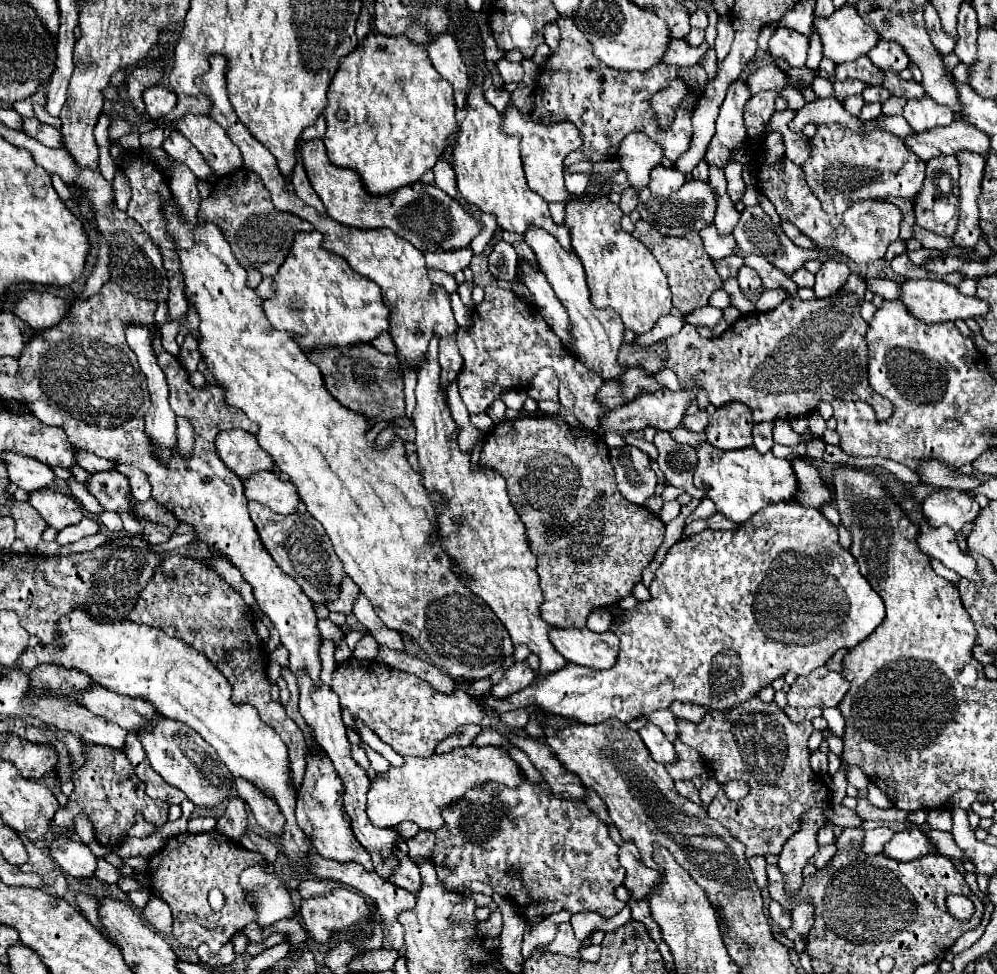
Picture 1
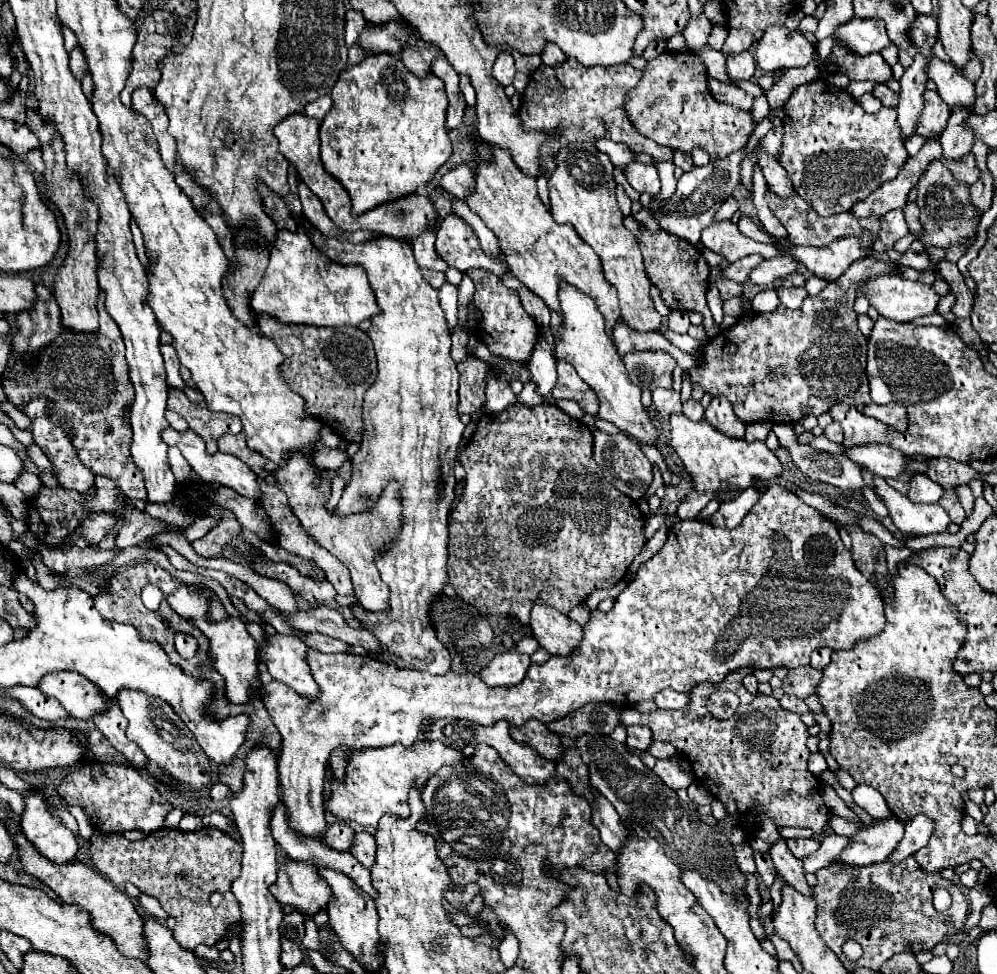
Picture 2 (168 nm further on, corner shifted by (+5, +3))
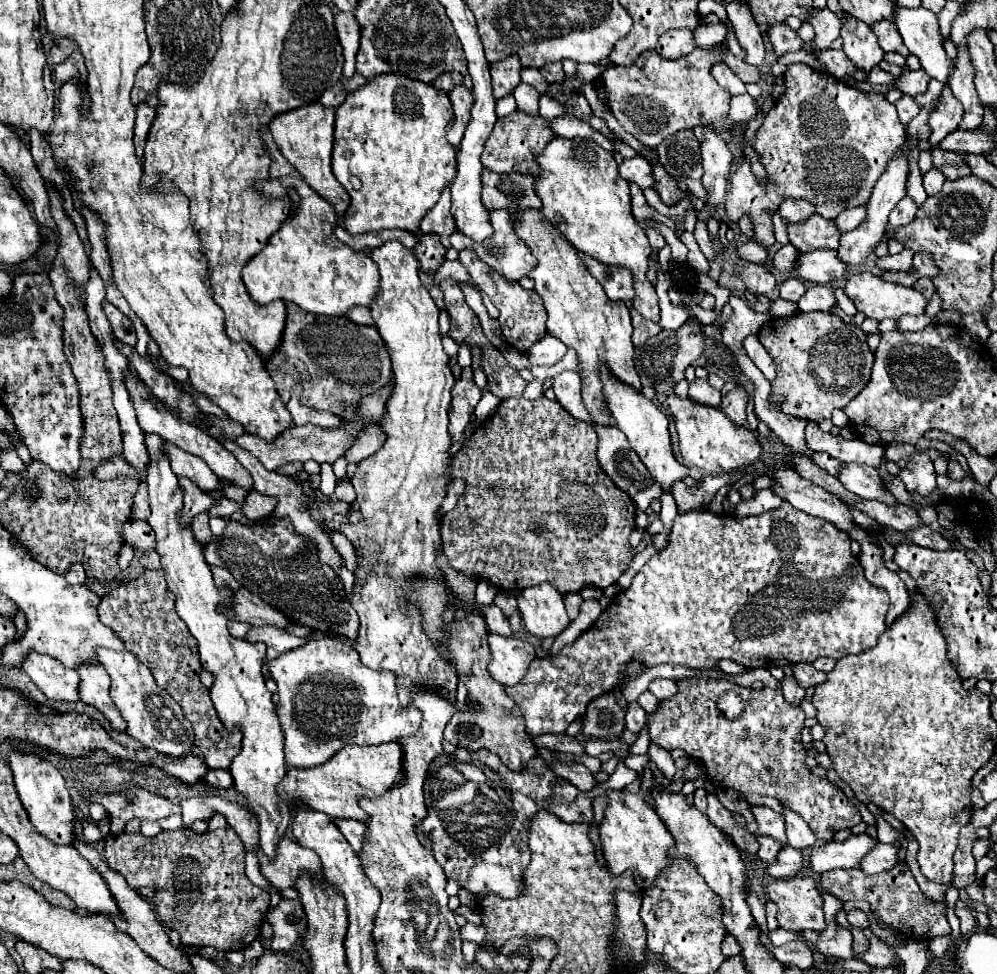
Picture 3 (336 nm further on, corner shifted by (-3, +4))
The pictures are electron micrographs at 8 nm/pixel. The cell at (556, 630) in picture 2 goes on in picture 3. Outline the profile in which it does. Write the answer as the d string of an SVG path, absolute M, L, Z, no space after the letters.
M550 583L528 587L516 599L526 629L536 637L558 637L570 623L562 595Z

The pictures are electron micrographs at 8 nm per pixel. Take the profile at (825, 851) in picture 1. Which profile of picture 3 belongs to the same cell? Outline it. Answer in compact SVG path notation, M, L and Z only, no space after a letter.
M784 807L782 817L786 821L788 845L792 845L794 849L806 849L806 847L812 847L816 843L812 829L808 827L808 823L800 815L796 815L796 811L790 811L788 807Z

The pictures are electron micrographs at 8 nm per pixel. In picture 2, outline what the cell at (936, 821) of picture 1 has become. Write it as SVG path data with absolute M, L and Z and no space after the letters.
M914 816L912 822L906 822L906 834L888 860L896 864L896 862L902 862L906 856L918 852L922 846L928 844L932 832L934 832L932 820L928 820L926 816Z

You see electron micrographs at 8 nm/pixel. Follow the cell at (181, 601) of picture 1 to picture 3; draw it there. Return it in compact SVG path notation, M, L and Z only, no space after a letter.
M146 569L138 579L116 587L112 593L102 597L98 615L108 629L124 639L126 649L152 671L156 683L170 691L172 699L176 699L176 703L182 707L184 717L194 727L196 747L202 751L208 767L228 769L240 745L226 737L226 729L222 727L212 705L210 691L200 681L202 665L196 653L196 641L188 635L188 627L184 627L182 619L176 615L172 591L168 591L168 585L164 583L164 573L160 569Z

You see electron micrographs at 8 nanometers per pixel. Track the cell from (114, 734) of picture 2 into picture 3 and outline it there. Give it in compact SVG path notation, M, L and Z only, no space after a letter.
M86 663L84 667L76 667L80 675L80 699L88 705L94 705L104 713L104 717L110 721L110 725L116 731L124 731L124 719L120 717L120 711L110 699L110 677L98 663Z

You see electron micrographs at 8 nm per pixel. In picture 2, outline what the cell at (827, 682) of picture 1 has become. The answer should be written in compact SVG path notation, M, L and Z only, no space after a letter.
M812 666L790 670L788 678L774 692L774 698L780 698L782 694L788 694L788 696L796 696L796 698L804 700L810 694L816 694L816 684L820 680L822 680L822 672L816 670L816 668L812 668Z

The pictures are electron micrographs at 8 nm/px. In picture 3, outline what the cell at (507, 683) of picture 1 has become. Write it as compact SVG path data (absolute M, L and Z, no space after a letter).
M488 633L490 647L490 675L502 685L516 685L528 671L528 665L534 661L534 647L516 637L504 637L498 633Z

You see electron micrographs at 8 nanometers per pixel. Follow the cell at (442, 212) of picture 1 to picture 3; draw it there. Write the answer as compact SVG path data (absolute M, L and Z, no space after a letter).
M310 103L286 113L280 113L272 123L268 125L280 153L288 159L288 163L302 175L302 179L322 195L338 213L338 217L344 215L350 197L344 191L344 187L336 181L330 163L332 163L332 143L334 143L334 109L322 107L320 103Z

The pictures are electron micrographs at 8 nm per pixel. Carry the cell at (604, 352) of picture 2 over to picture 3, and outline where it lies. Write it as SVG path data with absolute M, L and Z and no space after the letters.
M602 371L602 383L604 383L604 397L608 403L608 409L616 421L616 427L626 435L630 447L636 451L644 467L648 469L650 477L664 489L672 487L678 481L684 481L688 477L688 467L680 465L674 459L672 447L670 447L670 433L668 433L668 417L642 393L636 393L630 385L620 383L618 379L612 379L610 371Z

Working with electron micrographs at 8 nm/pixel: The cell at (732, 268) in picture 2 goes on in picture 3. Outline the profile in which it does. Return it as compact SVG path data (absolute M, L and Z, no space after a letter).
M790 243L780 247L774 253L774 269L780 273L792 273L792 267L796 267L796 257L800 257L800 251L796 251L796 247L792 247Z

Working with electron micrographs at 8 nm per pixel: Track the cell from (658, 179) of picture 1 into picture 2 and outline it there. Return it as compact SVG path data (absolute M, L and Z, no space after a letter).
M634 162L634 164L628 164L624 174L626 174L630 186L638 194L646 192L650 196L656 196L660 192L660 178L658 178L658 170L654 166L648 166L648 164L642 164L642 162Z

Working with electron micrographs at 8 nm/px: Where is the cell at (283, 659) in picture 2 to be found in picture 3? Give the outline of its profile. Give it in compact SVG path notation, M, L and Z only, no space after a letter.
M264 625L264 627L250 627L250 631L246 633L244 639L266 643L266 647L268 647L268 659L276 659L282 653L286 653L290 649L296 649L296 647L306 643L306 639L294 637L294 635L290 635L284 629L268 627L268 625Z

